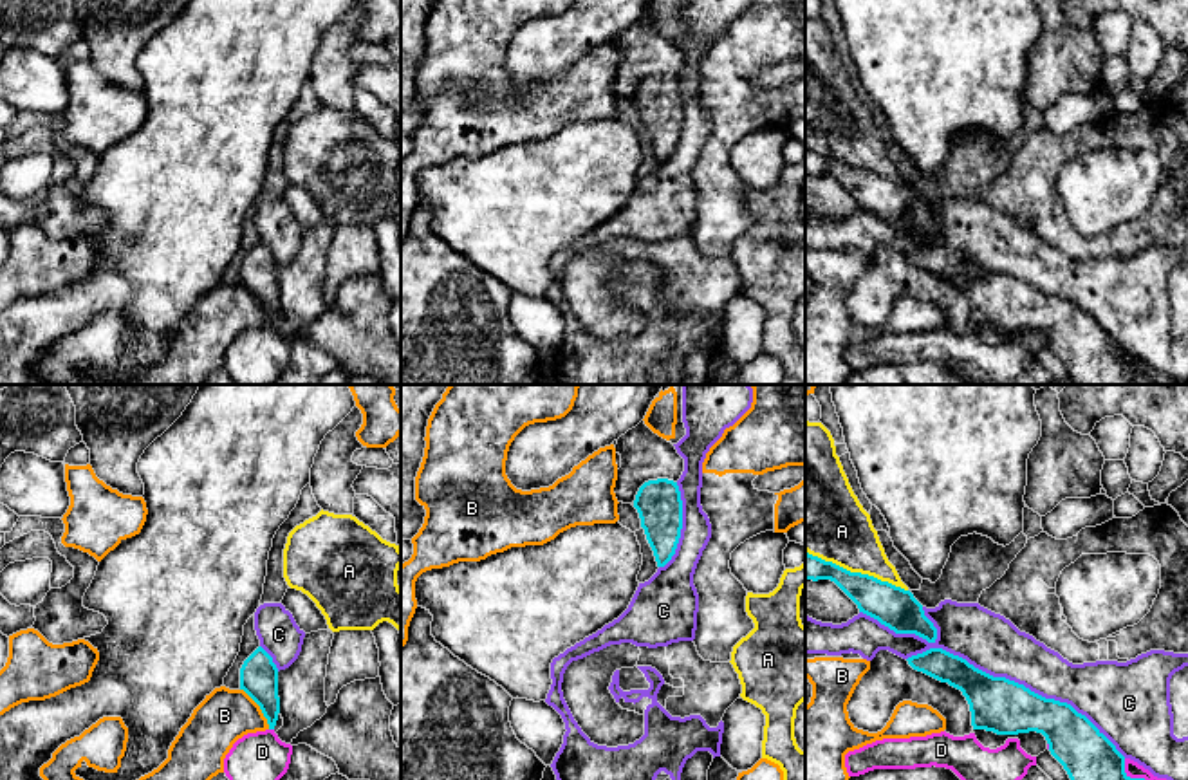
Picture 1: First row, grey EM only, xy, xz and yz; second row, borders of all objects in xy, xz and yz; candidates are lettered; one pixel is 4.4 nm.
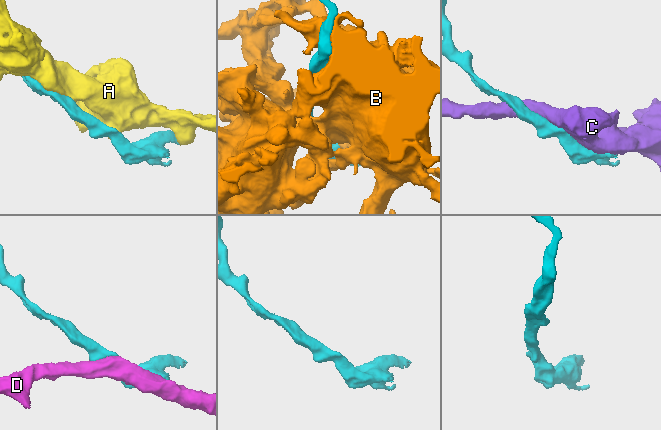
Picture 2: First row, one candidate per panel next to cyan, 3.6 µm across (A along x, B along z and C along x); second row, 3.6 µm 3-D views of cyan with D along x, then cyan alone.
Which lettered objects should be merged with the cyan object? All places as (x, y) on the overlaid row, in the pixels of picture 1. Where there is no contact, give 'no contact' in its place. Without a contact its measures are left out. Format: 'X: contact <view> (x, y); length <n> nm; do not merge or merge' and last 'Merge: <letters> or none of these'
A: contact yz (856, 573); length 500 nm; do not merge
B: contact xy (260, 708); length 220 nm; do not merge
C: contact yz (1017, 683); length 1050 nm; do not merge
D: contact yz (1129, 777); length 140 nm; do not merge
Merge: none of these

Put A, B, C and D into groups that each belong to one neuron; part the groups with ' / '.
A / B / C / D

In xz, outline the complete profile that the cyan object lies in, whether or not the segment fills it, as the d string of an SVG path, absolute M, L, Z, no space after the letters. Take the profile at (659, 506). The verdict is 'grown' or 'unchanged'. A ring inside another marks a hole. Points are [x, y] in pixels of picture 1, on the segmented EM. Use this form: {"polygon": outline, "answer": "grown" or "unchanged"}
{"polygon": "M668 478L645 482L636 495L634 507L657 567L664 567L675 554L682 529L682 500L677 482Z", "answer": "unchanged"}

